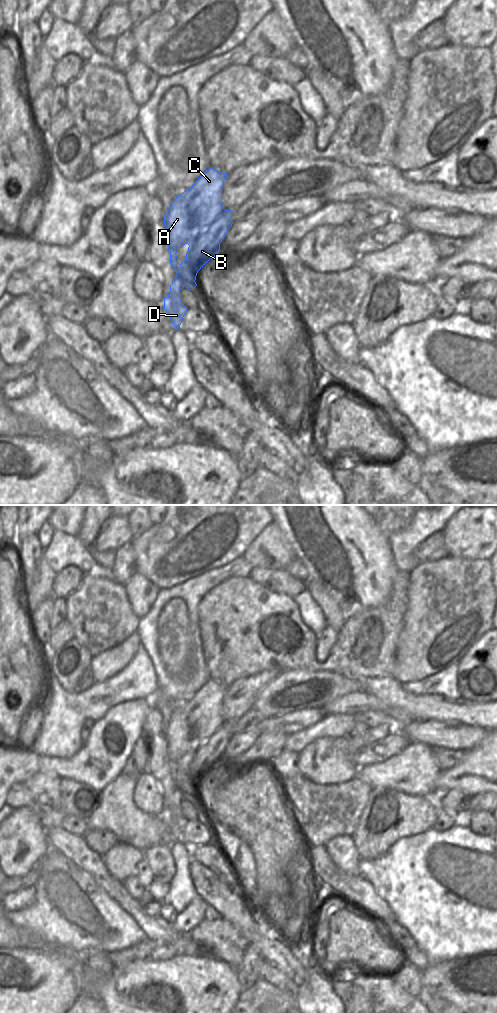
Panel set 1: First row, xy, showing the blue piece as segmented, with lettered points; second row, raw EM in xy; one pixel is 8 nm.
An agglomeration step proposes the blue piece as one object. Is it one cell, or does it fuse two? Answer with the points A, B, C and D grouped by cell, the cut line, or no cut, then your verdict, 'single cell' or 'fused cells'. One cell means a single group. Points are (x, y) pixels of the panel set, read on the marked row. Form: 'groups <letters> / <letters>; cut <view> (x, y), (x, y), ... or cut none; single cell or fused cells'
groups A B C / D; cut xy (176, 275), (183, 281), (184, 285); fused cells

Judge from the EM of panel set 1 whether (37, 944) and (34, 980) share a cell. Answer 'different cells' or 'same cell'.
different cells

